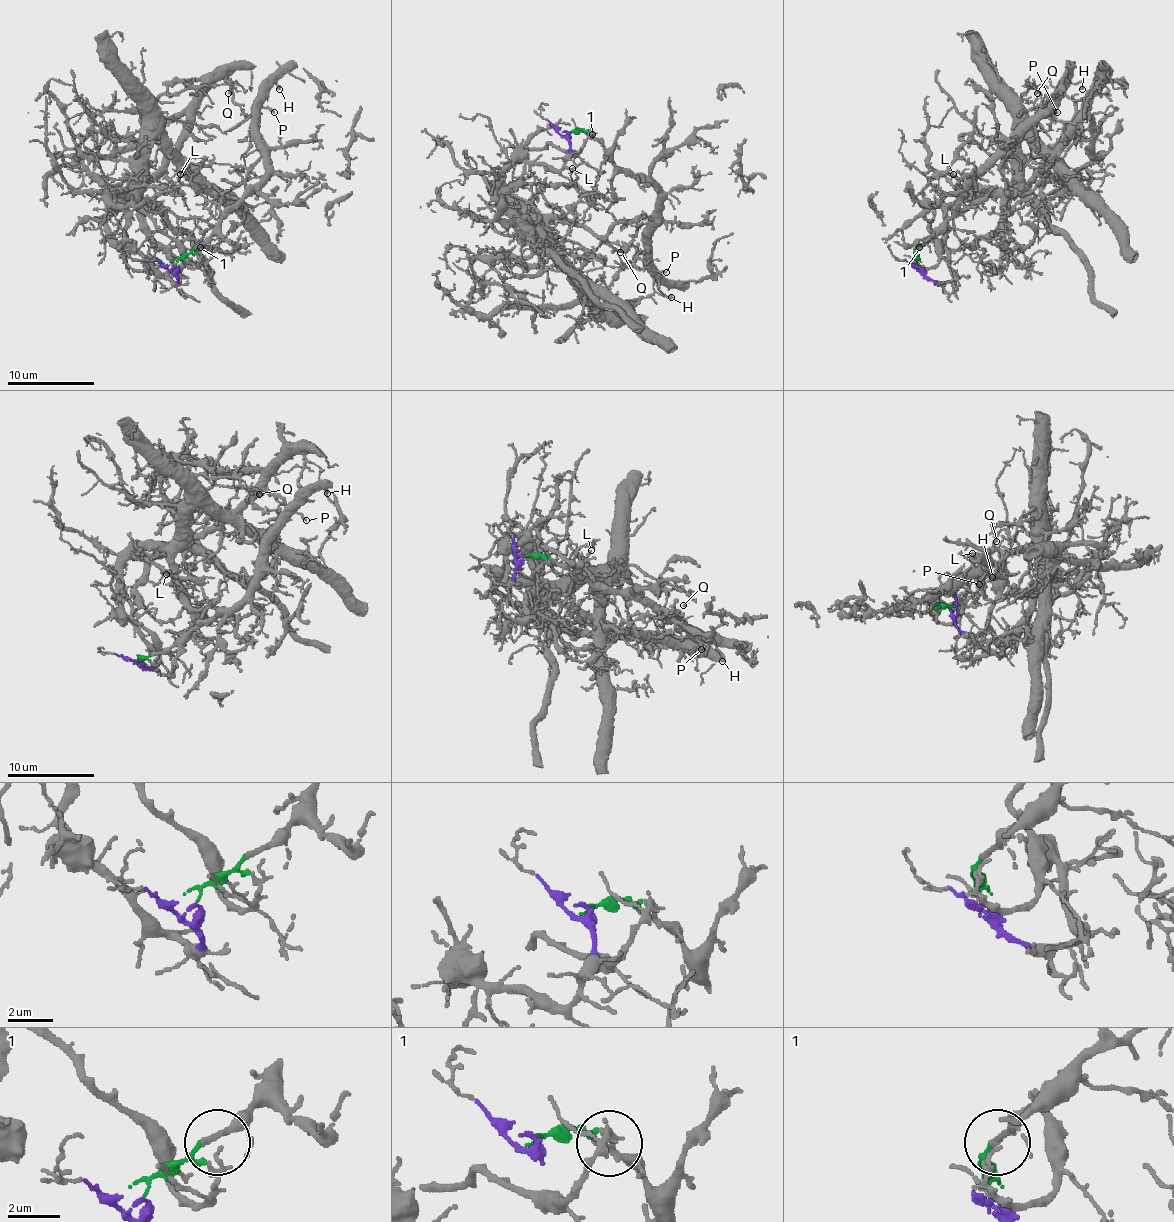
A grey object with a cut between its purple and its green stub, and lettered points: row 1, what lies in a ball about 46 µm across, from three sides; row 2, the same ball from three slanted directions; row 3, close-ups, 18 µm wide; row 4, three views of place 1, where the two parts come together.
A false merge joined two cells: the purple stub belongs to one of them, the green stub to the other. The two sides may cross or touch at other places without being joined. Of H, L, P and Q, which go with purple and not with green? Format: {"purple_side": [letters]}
{"purple_side": ["L", "Q"]}

